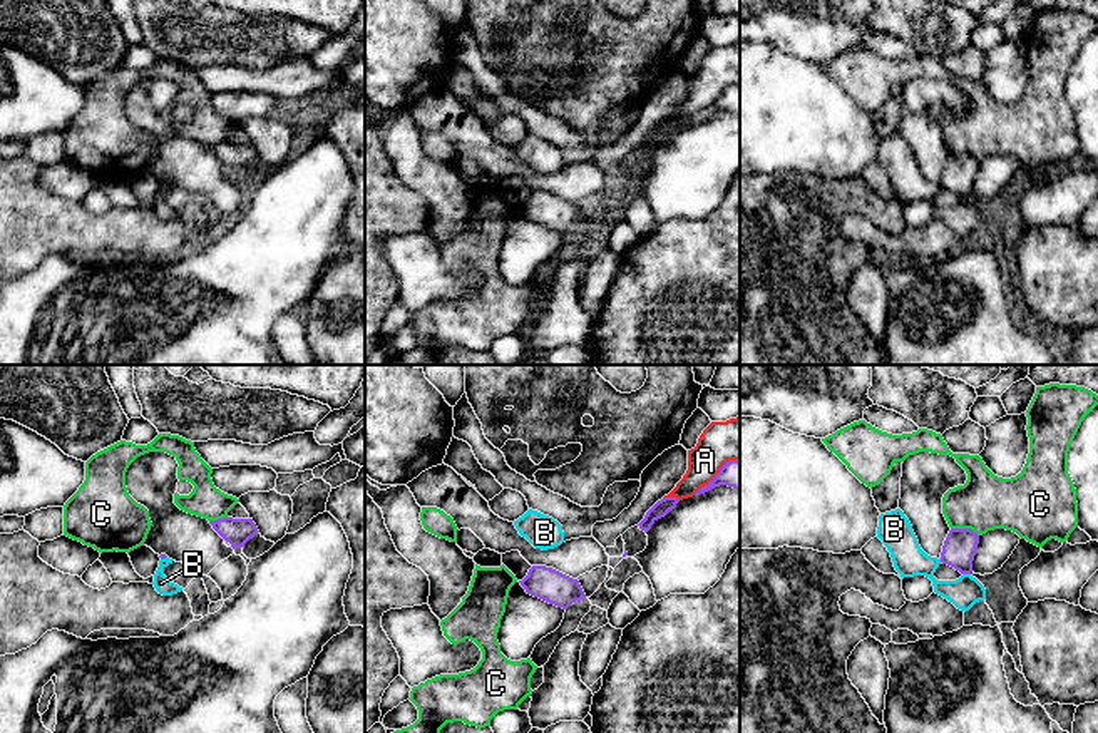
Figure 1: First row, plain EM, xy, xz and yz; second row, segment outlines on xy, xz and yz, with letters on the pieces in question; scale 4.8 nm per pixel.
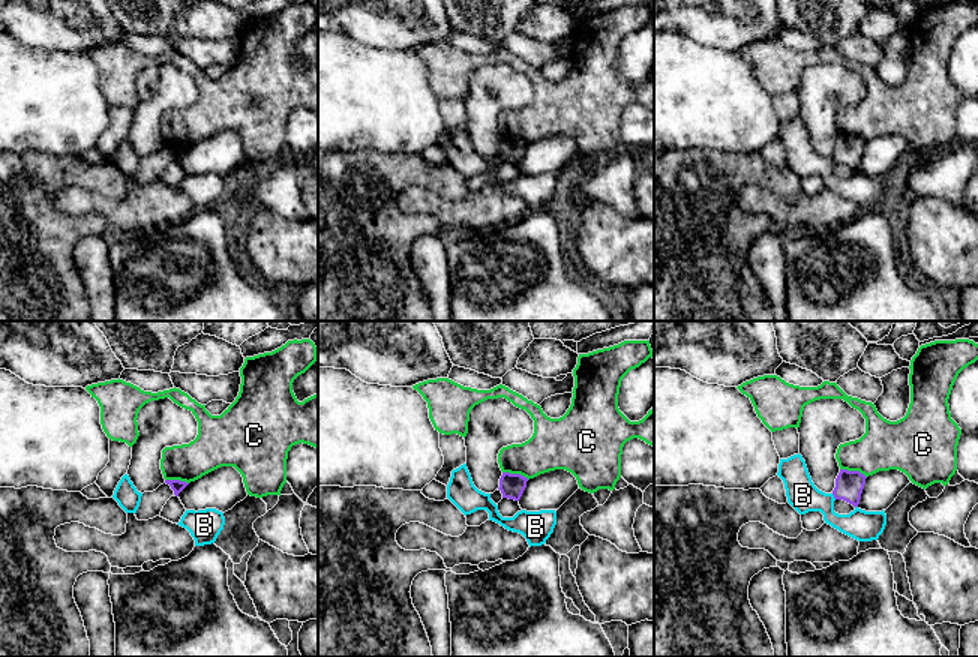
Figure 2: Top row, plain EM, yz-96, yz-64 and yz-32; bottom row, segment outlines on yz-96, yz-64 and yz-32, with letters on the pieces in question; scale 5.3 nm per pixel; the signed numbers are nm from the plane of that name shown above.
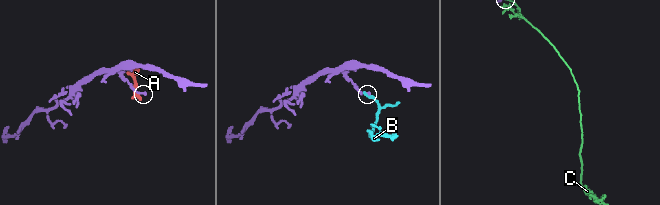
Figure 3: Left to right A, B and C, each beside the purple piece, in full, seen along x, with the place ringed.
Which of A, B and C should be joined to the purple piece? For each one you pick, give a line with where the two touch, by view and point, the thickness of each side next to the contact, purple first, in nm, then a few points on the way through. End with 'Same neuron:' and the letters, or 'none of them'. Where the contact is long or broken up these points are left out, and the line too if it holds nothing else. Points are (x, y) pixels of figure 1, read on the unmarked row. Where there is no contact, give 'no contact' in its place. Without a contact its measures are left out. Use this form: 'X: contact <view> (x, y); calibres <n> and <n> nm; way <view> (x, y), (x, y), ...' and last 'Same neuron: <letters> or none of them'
Same neuron: none of them

